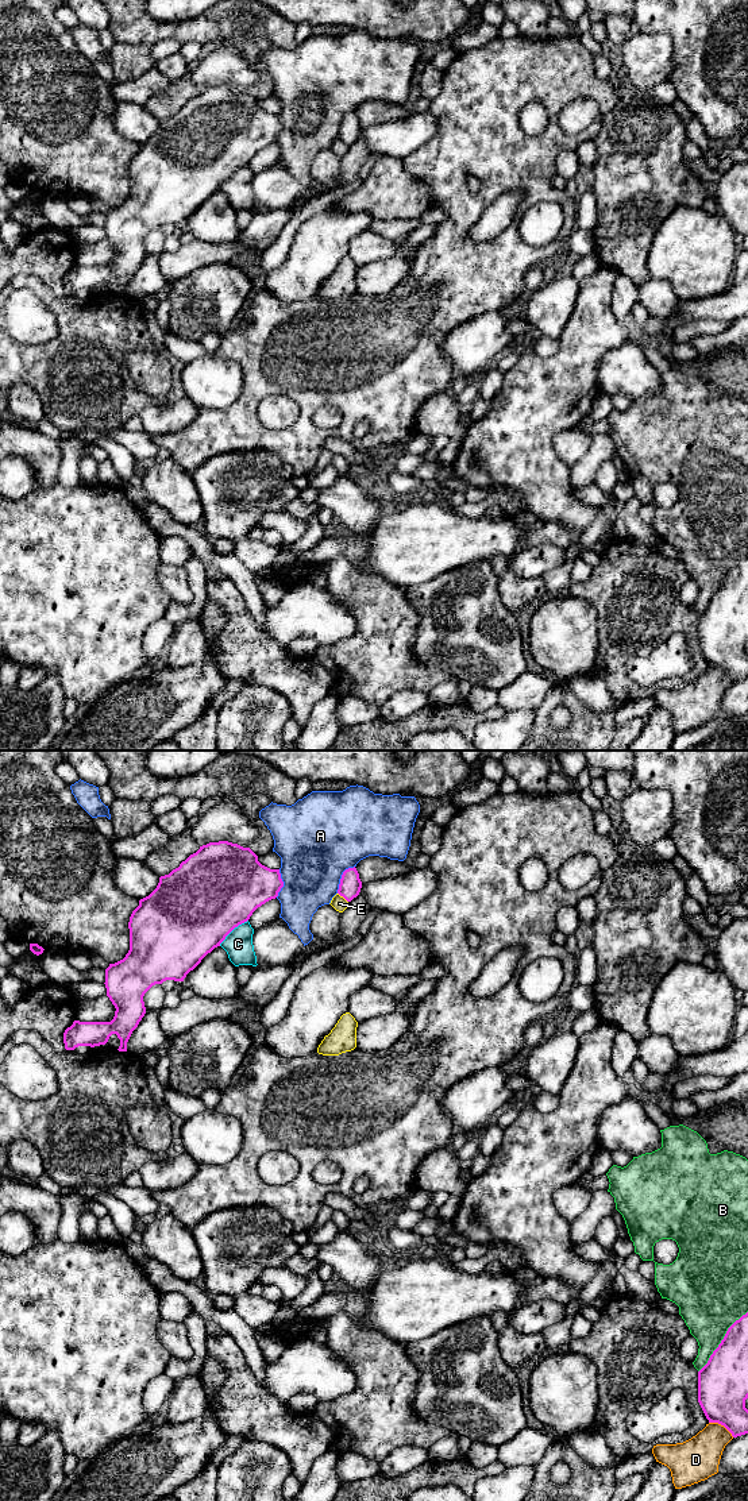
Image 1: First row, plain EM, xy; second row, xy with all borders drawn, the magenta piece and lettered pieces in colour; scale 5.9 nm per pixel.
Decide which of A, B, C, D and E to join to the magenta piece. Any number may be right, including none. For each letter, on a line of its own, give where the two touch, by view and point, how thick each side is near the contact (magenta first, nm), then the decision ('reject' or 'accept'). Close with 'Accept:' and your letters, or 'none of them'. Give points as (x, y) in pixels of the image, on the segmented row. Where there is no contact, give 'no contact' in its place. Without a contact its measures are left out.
A: contact xy (342, 878); calibres 130 and 460 nm; reject
B: contact xy (721, 1341); calibres 300 and 380 nm; reject
C: contact xy (232, 929); calibres 500 and 170 nm; reject
D: contact xy (721, 1424); calibres 300 and 260 nm; reject
E: contact xy (343, 896); calibres 130 and 90 nm; reject
Accept: none of them

